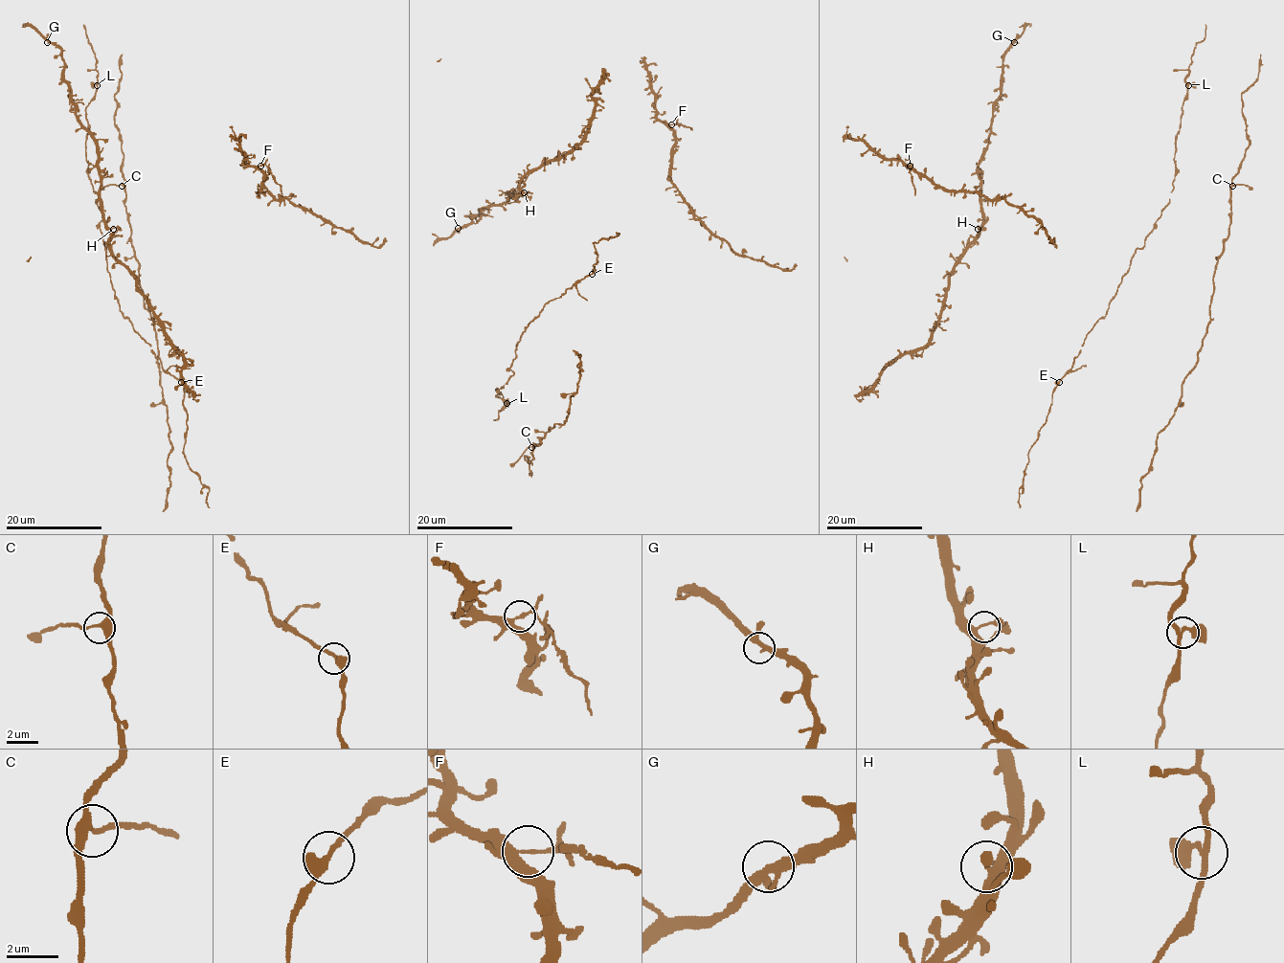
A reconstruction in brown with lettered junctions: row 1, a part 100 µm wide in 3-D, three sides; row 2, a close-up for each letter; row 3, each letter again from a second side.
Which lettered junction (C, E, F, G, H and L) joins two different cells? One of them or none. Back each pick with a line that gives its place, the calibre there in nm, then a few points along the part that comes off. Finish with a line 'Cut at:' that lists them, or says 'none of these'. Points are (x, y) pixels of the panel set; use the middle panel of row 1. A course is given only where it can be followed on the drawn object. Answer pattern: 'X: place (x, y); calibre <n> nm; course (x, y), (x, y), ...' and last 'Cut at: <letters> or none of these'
F: place (671, 124); calibre 220 nm; course (670, 123), (692, 128)
Cut at: F

